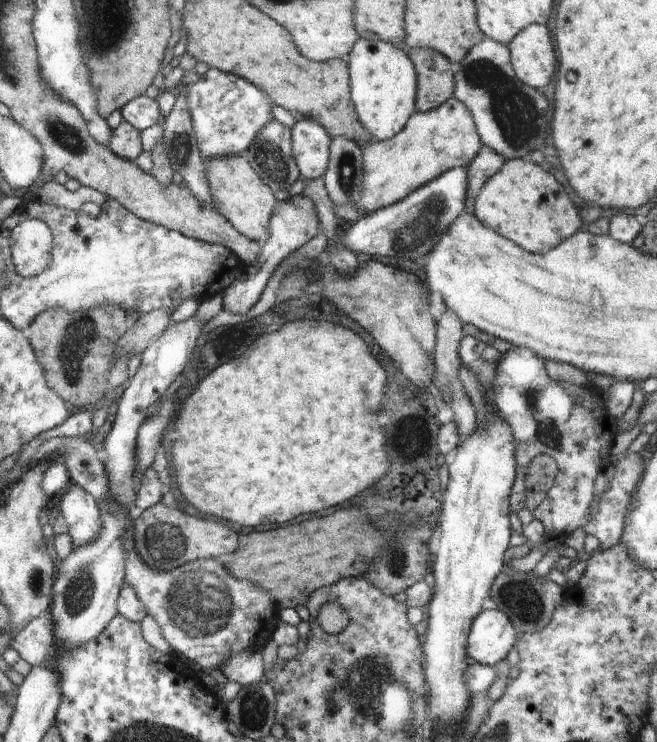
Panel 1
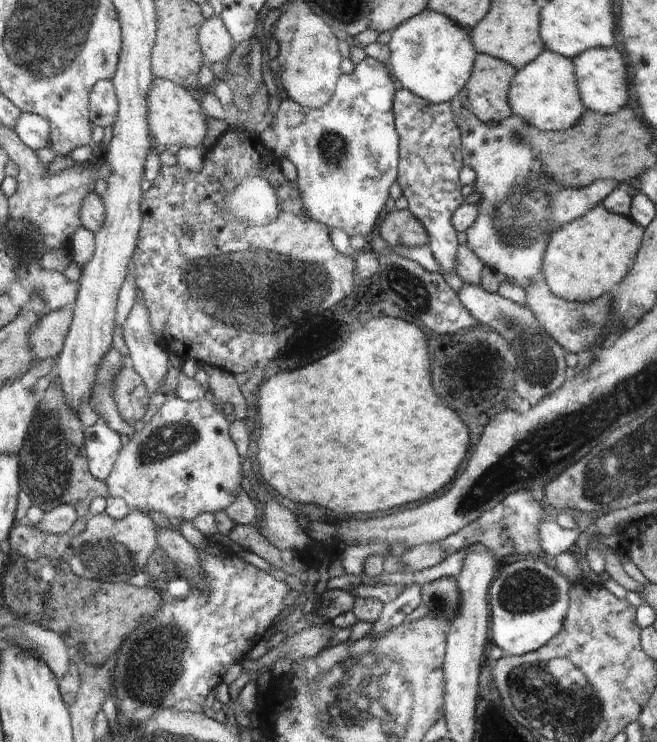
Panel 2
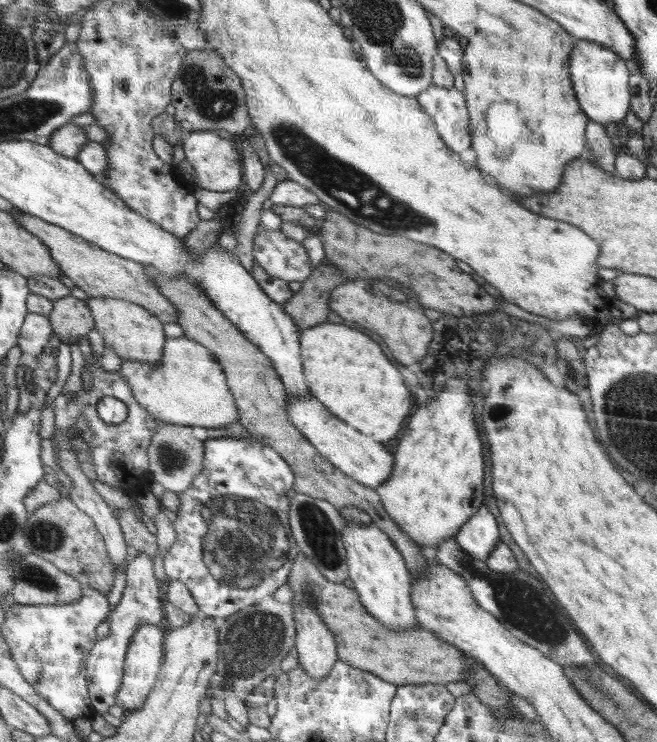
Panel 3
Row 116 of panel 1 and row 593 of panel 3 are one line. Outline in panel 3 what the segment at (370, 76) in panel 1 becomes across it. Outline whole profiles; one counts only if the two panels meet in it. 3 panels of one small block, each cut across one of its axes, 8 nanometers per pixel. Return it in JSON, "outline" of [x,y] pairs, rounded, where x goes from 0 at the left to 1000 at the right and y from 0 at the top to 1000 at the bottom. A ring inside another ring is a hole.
{"outline":[[[530,705],[519,712],[521,732],[528,748],[533,782],[545,798],[560,827],[572,832],[583,842],[610,850],[636,846],[630,813],[626,810],[627,774],[621,768],[612,744],[575,708],[566,705]]]}

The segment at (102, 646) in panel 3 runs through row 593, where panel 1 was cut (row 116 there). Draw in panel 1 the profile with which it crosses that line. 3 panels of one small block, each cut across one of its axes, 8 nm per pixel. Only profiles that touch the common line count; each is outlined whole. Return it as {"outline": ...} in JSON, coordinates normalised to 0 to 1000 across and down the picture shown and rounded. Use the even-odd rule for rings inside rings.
{"outline":[[[209,129],[184,146],[187,162],[213,177],[234,170],[248,162],[244,140],[225,129]]]}

